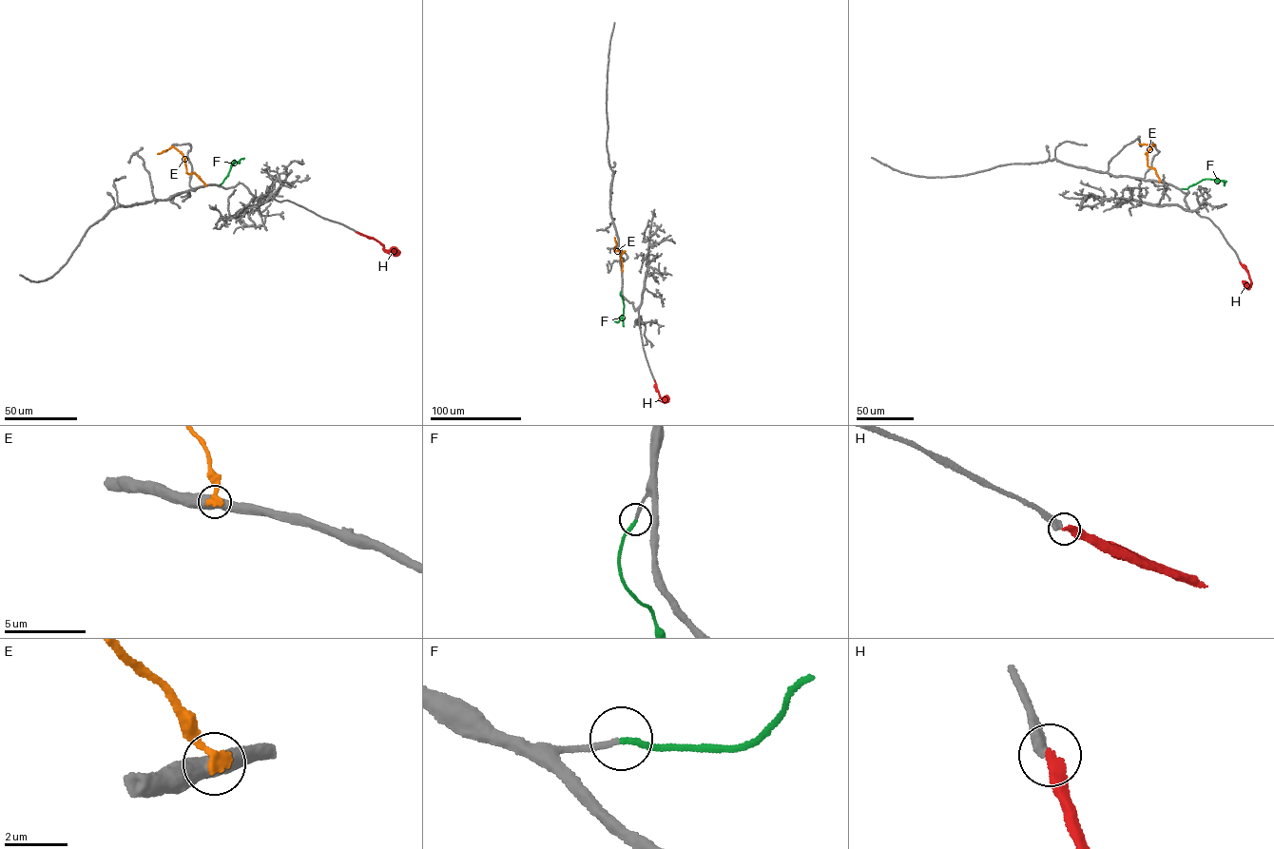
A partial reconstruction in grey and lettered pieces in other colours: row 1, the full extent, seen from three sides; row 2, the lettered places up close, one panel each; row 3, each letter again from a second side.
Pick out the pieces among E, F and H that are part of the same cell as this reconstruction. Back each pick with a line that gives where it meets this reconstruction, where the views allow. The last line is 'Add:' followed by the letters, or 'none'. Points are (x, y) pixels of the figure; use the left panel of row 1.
F: (220, 184)
Add: F

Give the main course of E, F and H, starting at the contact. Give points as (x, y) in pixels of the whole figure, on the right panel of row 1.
E: (1160, 182), (1154, 169), (1148, 164), (1147, 153), (1152, 144), (1154, 145), (1139, 144)
F: (1183, 188), (1208, 179), (1222, 180), (1225, 185)
H: (1240, 261), (1250, 279), (1250, 284), (1245, 285)

